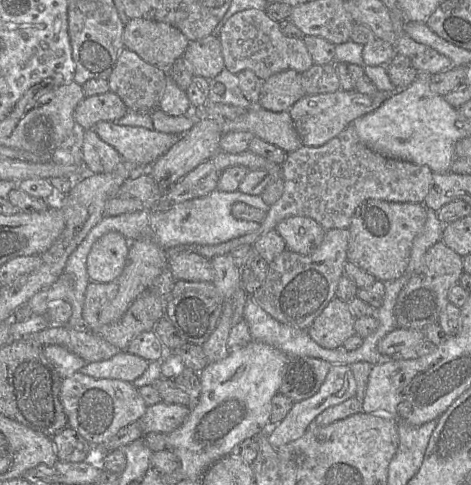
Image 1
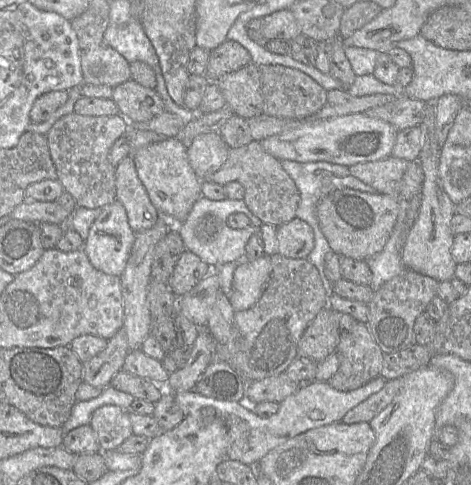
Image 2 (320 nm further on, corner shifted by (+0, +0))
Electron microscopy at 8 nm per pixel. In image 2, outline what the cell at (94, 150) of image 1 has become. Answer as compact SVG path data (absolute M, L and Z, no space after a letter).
M131 156L115 167L116 200L125 208L128 223L135 233L150 229L158 220L159 213L138 177Z

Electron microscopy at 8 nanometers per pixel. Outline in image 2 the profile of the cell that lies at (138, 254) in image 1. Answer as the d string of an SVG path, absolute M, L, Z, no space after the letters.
M122 328L108 339L107 346L102 352L83 363L83 381L96 388L106 388L111 384L114 375L122 370L129 351L127 335Z

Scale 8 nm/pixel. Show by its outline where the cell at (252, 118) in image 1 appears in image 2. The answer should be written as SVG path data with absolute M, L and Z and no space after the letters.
M177 137L164 138L134 150L130 156L135 163L138 177L158 213L162 213L173 224L183 222L195 202L202 196L202 180L190 165L185 144Z

